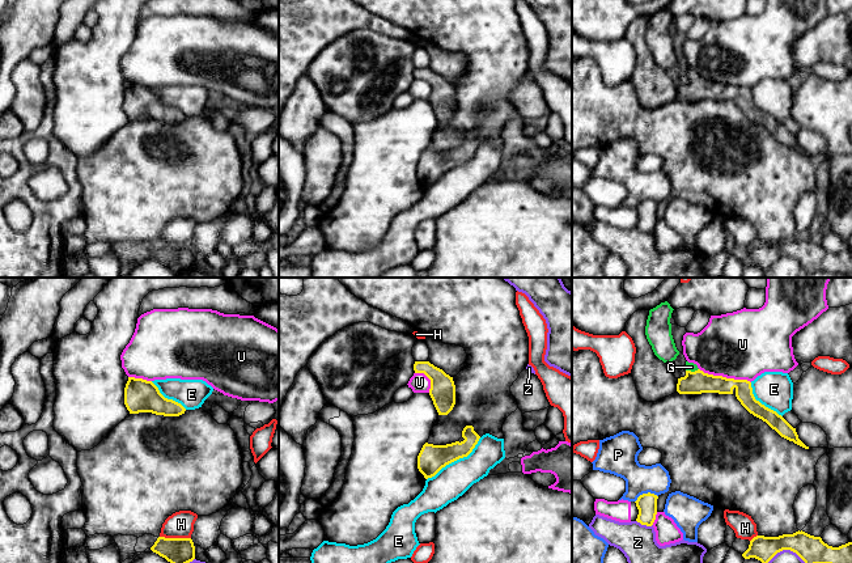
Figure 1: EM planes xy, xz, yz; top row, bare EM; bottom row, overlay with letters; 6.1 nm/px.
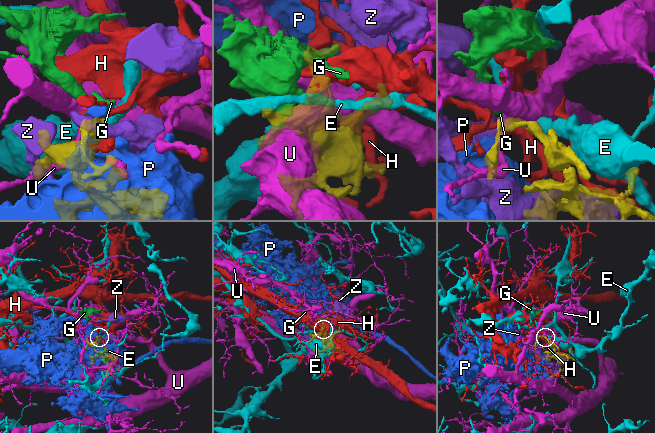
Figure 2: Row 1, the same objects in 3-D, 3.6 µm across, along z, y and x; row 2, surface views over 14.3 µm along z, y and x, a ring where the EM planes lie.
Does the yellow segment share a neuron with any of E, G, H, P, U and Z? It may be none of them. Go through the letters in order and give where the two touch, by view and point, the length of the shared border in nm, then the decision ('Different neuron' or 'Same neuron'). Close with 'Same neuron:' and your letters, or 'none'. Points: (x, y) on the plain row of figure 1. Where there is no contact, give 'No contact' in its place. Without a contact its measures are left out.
E: Touches yellow at xz (456, 166). Shared border 420 nm. Different neuron
G: Touches yellow at yz (690, 77). Shared border 80 nm. Same neuron
H: Touches yellow at xy (176, 245). Shared border 190 nm. Different neuron
P: Touches yellow at yz (645, 200). Shared border 150 nm. Different neuron
U: Touches yellow at yz (725, 84). Shared border 340 nm. Different neuron
Z: Touches yellow at yz (644, 231). Shared border 110 nm. Different neuron
Same neuron: G

